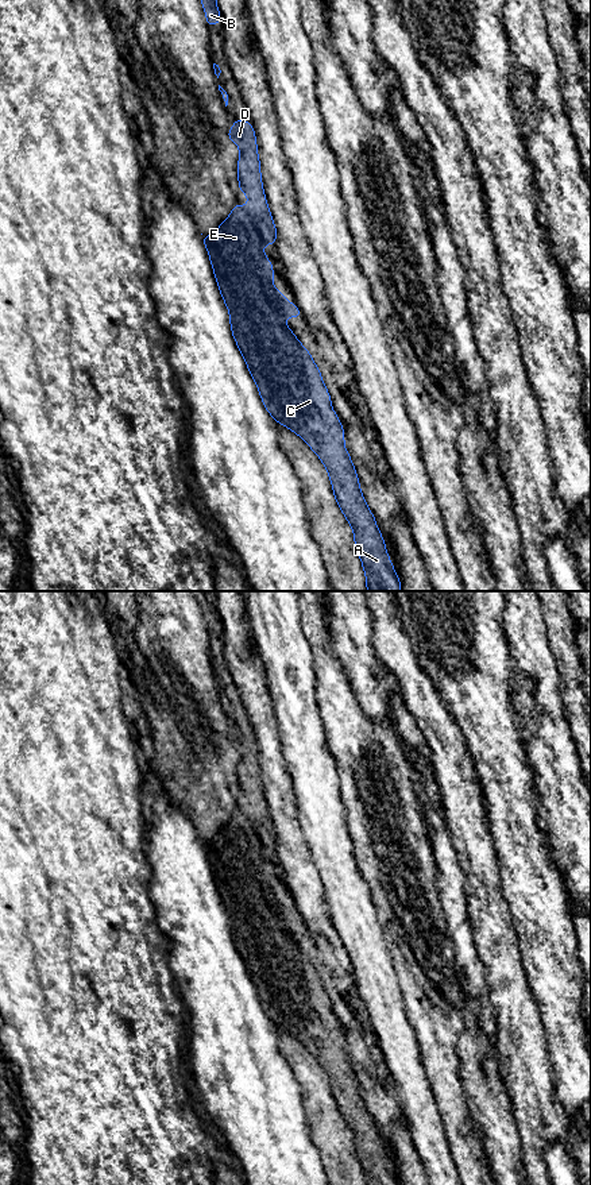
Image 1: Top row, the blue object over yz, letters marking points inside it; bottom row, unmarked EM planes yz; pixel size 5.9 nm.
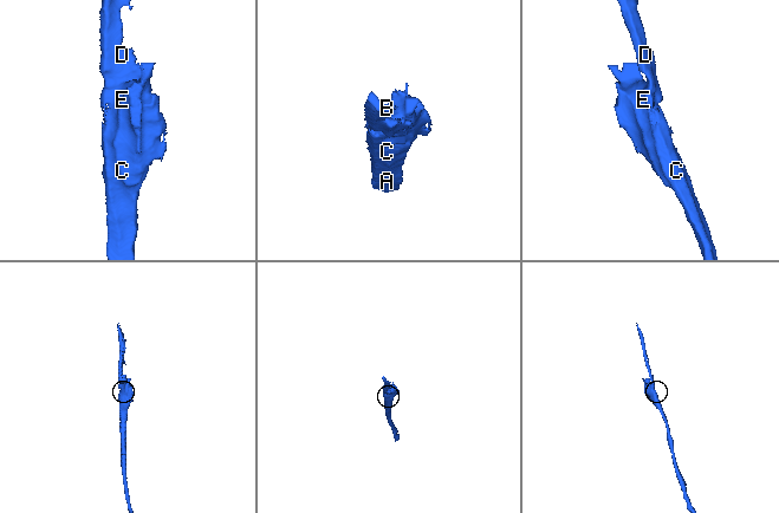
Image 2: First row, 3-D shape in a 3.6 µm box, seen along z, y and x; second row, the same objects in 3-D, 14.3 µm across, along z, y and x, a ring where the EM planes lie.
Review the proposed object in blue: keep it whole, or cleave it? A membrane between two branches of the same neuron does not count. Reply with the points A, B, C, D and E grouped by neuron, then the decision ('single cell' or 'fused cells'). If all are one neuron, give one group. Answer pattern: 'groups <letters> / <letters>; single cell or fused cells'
groups A B C D E; single cell

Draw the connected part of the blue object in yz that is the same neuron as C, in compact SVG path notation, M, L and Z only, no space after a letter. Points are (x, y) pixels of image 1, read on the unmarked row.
M235 725L233 732L228 736L228 744L235 746L240 756L237 767L237 792L246 798L248 808L244 812L239 807L236 807L229 821L220 829L216 837L210 841L202 839L202 844L209 858L221 902L229 916L229 927L233 943L247 968L247 974L251 977L251 981L258 991L258 996L266 1015L277 1027L297 1038L321 1064L324 1072L328 1074L335 1104L337 1105L340 1115L343 1116L344 1122L354 1135L355 1153L362 1165L366 1185L399 1185L387 1159L386 1150L381 1135L376 1131L375 1122L368 1113L366 1104L360 1096L355 1070L352 1069L349 1058L347 1057L344 1050L344 1034L337 1019L332 1014L331 1000L322 987L320 973L316 970L309 956L300 947L291 934L285 929L286 922L300 922L301 915L274 891L274 873L271 871L271 866L263 857L264 849L271 850L275 848L277 834L263 796L256 741L251 727L247 725Z

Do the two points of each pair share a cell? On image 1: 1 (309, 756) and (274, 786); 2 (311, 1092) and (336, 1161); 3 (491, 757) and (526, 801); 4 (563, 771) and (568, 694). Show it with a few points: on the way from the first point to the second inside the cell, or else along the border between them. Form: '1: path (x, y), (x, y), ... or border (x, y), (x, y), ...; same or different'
1: border (281, 742), (281, 751), (292, 778), (297, 803); different
2: path (320, 1110), (335, 1143); same
3: path (502, 768), (509, 783), (516, 790); same
4: border (560, 691), (564, 720), (570, 728), (576, 752); different

